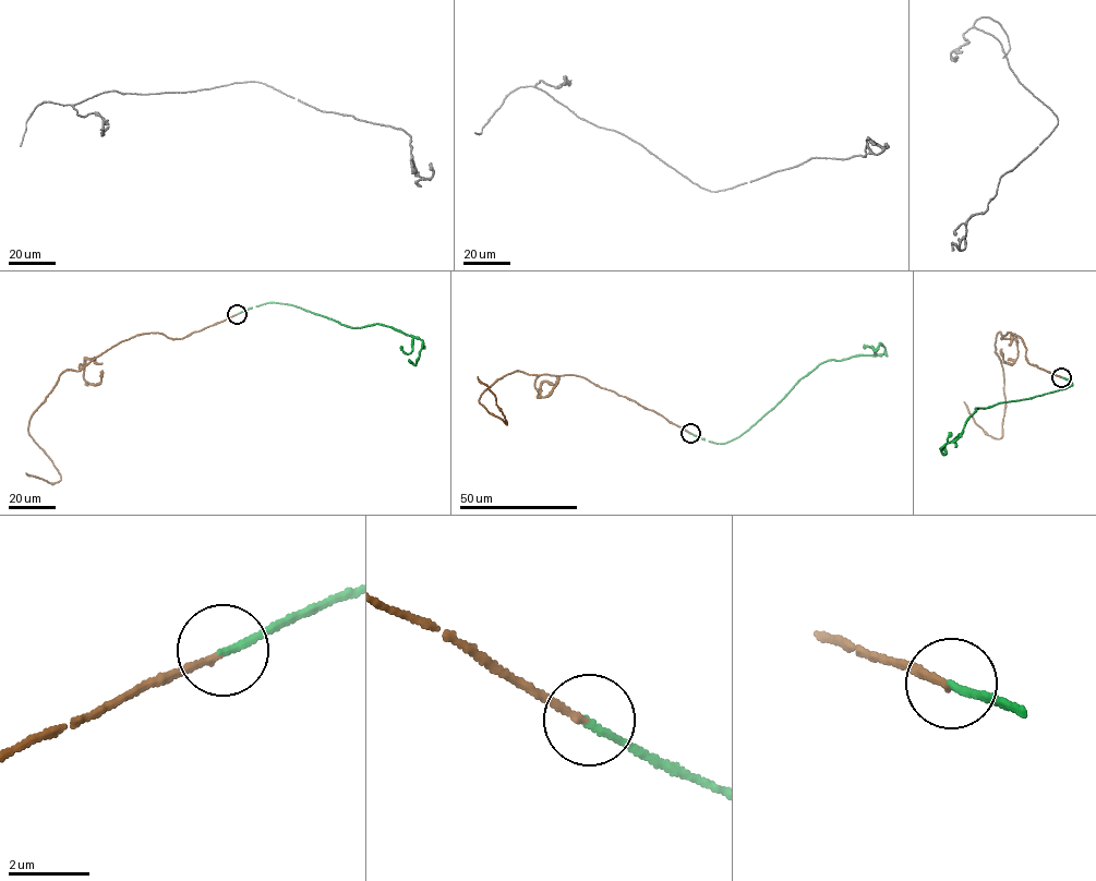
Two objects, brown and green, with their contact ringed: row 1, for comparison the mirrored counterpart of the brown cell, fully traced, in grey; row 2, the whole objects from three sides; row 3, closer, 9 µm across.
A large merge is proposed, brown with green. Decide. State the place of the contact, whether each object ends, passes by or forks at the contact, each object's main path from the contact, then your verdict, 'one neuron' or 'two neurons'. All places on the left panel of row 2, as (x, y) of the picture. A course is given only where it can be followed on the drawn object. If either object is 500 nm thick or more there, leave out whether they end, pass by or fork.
(237, 314) | brown ends | green ends | brown via (237, 314), (179, 339), (140, 334), (79, 371), (64, 371), (28, 427), (60, 480), (52, 484), (25, 472) | green via (237, 314), (274, 302), (293, 305), (350, 327), (375, 324), (390, 326), (422, 340), (417, 363), (409, 359) | one neuron

